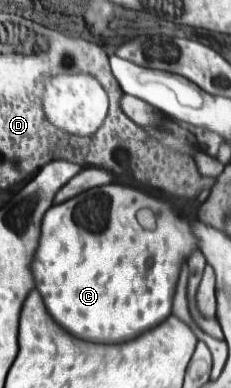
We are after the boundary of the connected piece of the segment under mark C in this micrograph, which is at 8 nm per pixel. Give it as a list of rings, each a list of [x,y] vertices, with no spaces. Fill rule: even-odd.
[[[109,183],[109,185],[99,187],[99,195],[103,195],[103,199],[107,199],[107,227],[103,227],[103,231],[99,231],[99,235],[91,235],[91,231],[83,231],[83,227],[75,227],[75,219],[71,219],[71,211],[75,211],[75,203],[79,203],[79,195],[73,197],[73,199],[69,199],[69,201],[65,201],[65,203],[61,203],[61,205],[53,205],[53,207],[45,213],[45,217],[43,217],[43,221],[41,221],[39,247],[37,247],[37,251],[35,251],[35,259],[31,261],[31,273],[33,273],[33,279],[35,279],[35,289],[41,293],[43,303],[45,303],[45,307],[49,309],[49,315],[51,315],[53,321],[55,321],[57,325],[61,325],[67,333],[71,333],[71,335],[77,337],[77,339],[91,341],[91,343],[125,343],[125,341],[135,339],[135,337],[141,335],[143,331],[153,329],[155,325],[163,323],[163,321],[167,319],[167,315],[171,315],[171,297],[169,297],[169,295],[175,293],[175,283],[177,283],[177,279],[179,279],[179,267],[181,267],[181,263],[183,263],[183,259],[185,259],[185,253],[189,255],[189,253],[195,249],[195,239],[191,239],[191,233],[187,231],[189,221],[187,221],[187,219],[181,219],[181,217],[171,209],[171,205],[167,205],[165,201],[159,201],[159,199],[155,199],[155,197],[151,197],[151,195],[147,195],[147,193],[139,191],[139,189],[135,189],[135,187]],[[143,207],[149,207],[149,209],[155,213],[155,217],[157,217],[157,227],[155,227],[155,231],[147,231],[147,229],[143,229],[143,227],[137,223],[135,215],[137,215],[137,211],[143,209]]]

